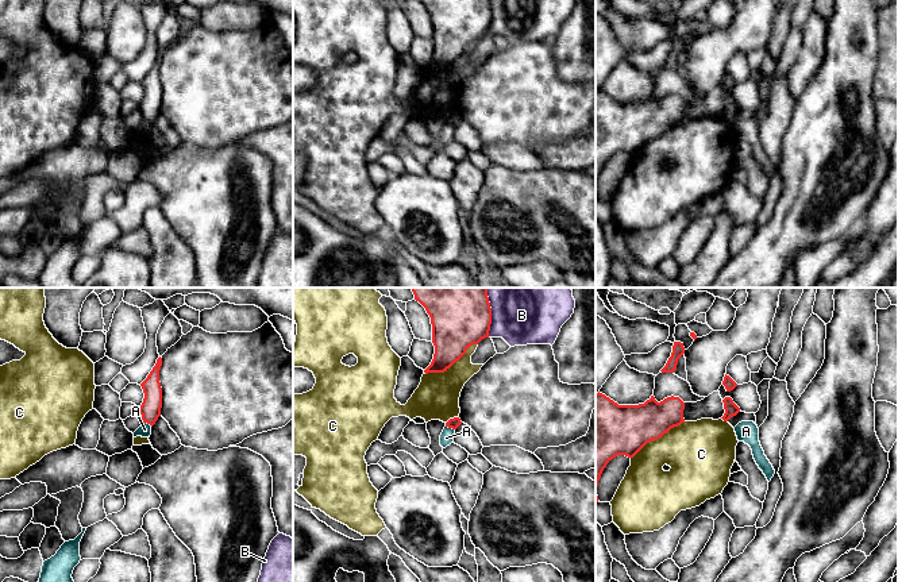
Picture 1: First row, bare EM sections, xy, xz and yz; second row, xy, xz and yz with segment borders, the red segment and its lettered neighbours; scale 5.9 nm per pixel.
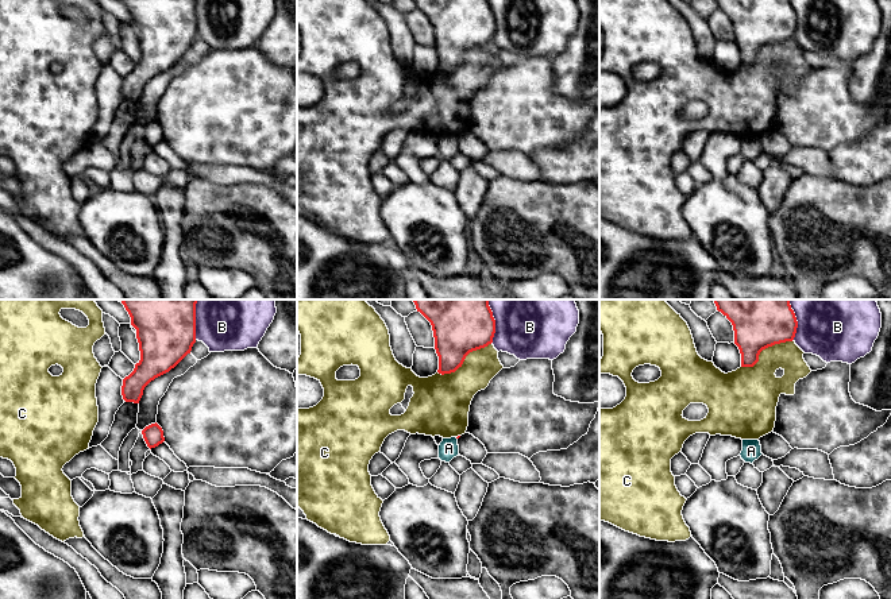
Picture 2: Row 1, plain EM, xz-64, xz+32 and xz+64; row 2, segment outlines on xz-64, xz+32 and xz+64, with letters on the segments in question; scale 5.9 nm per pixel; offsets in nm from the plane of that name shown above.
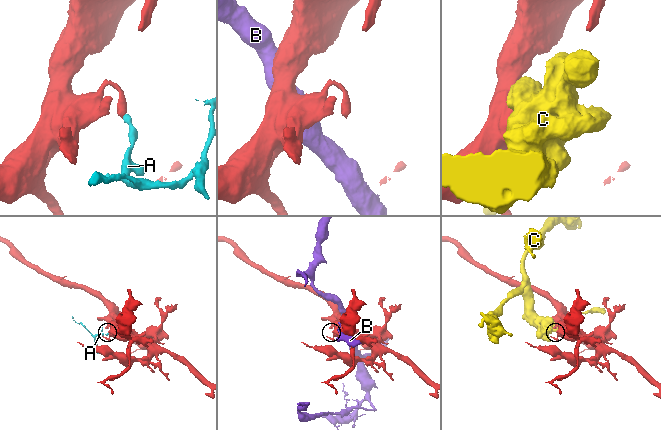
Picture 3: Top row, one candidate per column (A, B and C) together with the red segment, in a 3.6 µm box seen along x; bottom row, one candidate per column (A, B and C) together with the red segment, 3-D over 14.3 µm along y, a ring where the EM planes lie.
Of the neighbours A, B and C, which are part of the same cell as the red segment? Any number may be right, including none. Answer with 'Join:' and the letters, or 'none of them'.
Join: none of them

